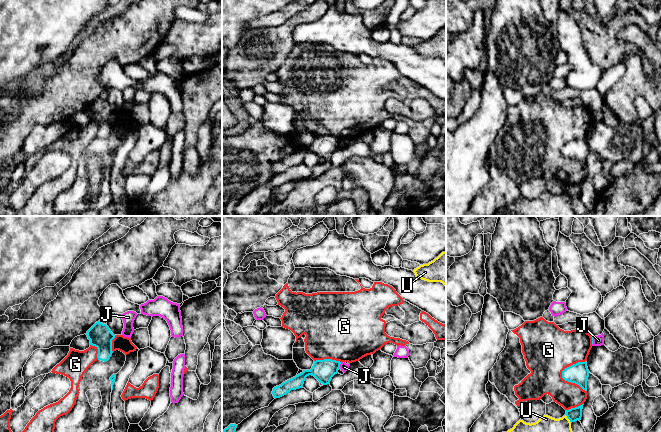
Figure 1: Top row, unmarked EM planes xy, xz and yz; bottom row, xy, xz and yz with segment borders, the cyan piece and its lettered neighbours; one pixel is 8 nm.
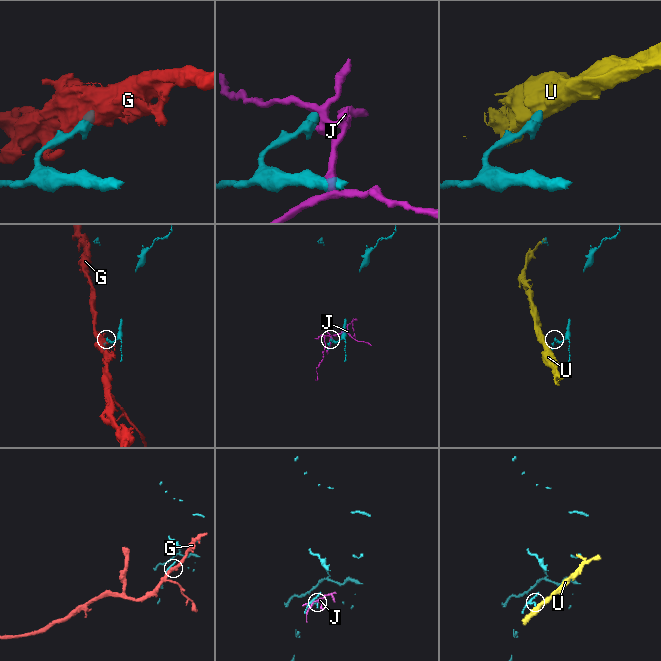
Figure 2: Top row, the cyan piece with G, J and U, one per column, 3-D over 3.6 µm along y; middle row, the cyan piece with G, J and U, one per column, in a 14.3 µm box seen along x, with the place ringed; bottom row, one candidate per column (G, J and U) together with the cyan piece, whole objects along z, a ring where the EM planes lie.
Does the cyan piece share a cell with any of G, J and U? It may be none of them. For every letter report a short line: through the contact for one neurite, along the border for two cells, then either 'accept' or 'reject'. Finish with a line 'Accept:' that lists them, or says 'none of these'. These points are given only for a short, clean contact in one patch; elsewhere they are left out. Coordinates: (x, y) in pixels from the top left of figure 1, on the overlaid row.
G: reject
J: line xz (341, 362), (339, 367); reject
U: line yz (565, 414), (571, 422); reject
Accept: none of these

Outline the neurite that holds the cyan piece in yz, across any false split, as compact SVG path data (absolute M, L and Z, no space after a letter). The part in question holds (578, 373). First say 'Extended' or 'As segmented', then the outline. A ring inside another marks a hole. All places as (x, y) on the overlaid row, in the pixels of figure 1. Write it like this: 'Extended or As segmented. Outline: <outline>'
As segmented. Outline: M586 361L573 364L562 371L562 378L565 381L575 383L585 391L587 391L588 377L589 370Z

